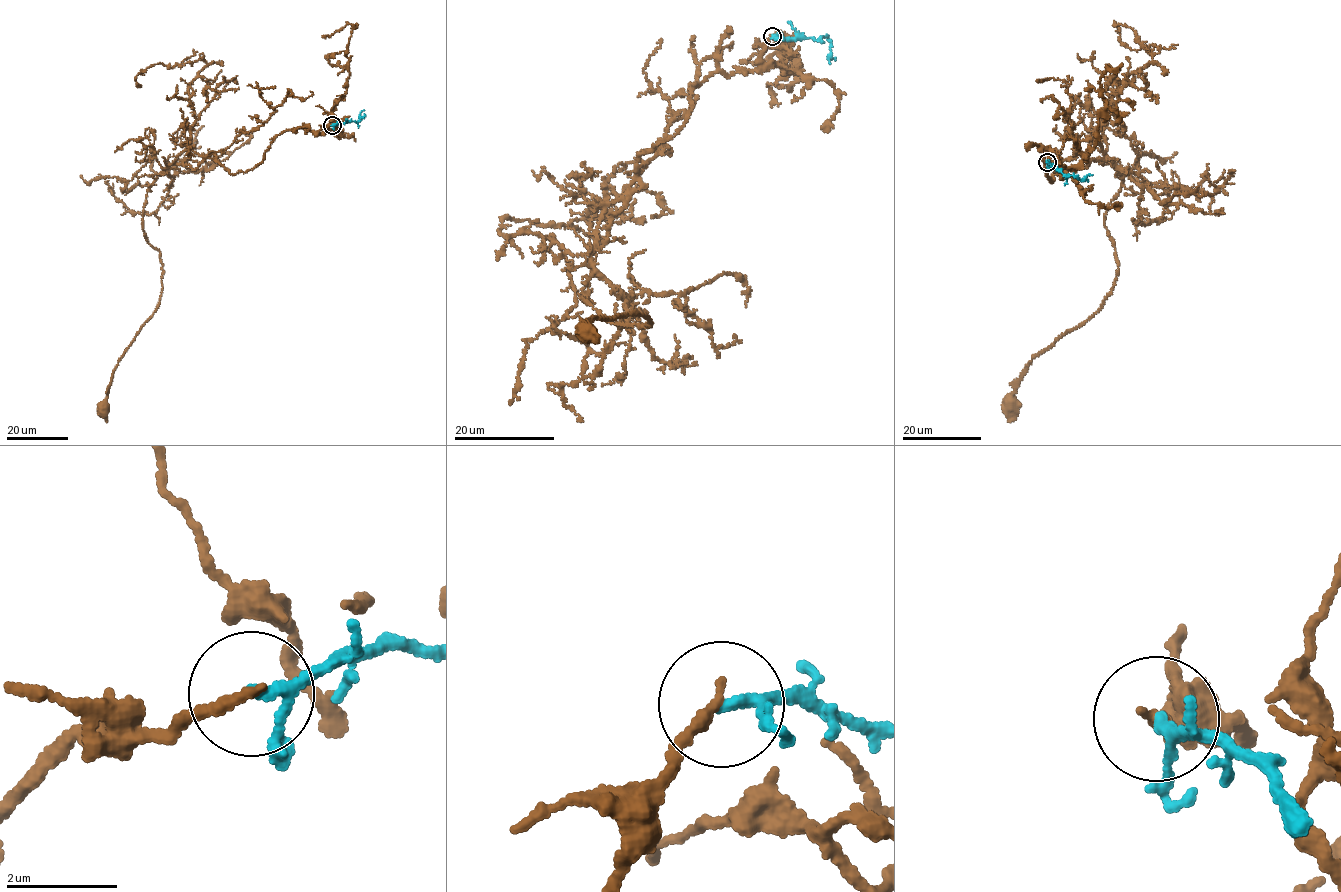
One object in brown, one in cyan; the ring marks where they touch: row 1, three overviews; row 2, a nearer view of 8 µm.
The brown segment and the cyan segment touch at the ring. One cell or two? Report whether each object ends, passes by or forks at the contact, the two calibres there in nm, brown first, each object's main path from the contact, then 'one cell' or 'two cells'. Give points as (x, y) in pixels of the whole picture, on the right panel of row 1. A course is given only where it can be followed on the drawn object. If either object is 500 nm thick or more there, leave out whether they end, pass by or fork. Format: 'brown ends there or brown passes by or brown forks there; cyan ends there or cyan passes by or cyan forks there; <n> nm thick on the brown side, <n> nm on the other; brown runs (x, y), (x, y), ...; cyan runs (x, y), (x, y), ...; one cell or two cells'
brown ends there; cyan passes by; 220 nm thick on the brown side, 160 nm on the other; brown runs (1047, 162), (1059, 168), (1049, 147), (1051, 181), (1094, 140), (1116, 167), (1104, 224), (1118, 270), (1013, 403); cyan runs (1047, 162), (1065, 176), (1082, 181), (1092, 174); two cells

